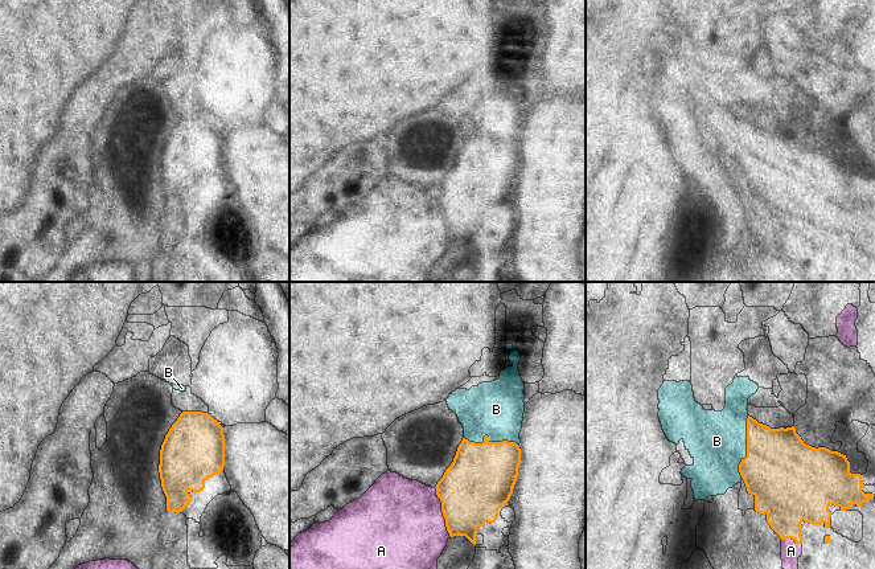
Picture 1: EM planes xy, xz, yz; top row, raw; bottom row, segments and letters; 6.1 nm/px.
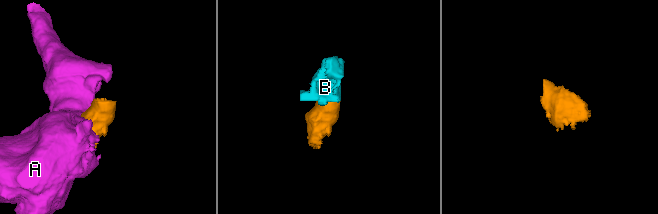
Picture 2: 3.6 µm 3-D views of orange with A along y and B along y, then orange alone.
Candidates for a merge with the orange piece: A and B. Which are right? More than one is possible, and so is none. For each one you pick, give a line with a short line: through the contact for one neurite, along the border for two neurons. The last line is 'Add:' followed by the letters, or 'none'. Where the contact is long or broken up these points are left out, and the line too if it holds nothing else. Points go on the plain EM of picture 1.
B: xz (481, 181), (488, 143), (496, 113)
Add: B

